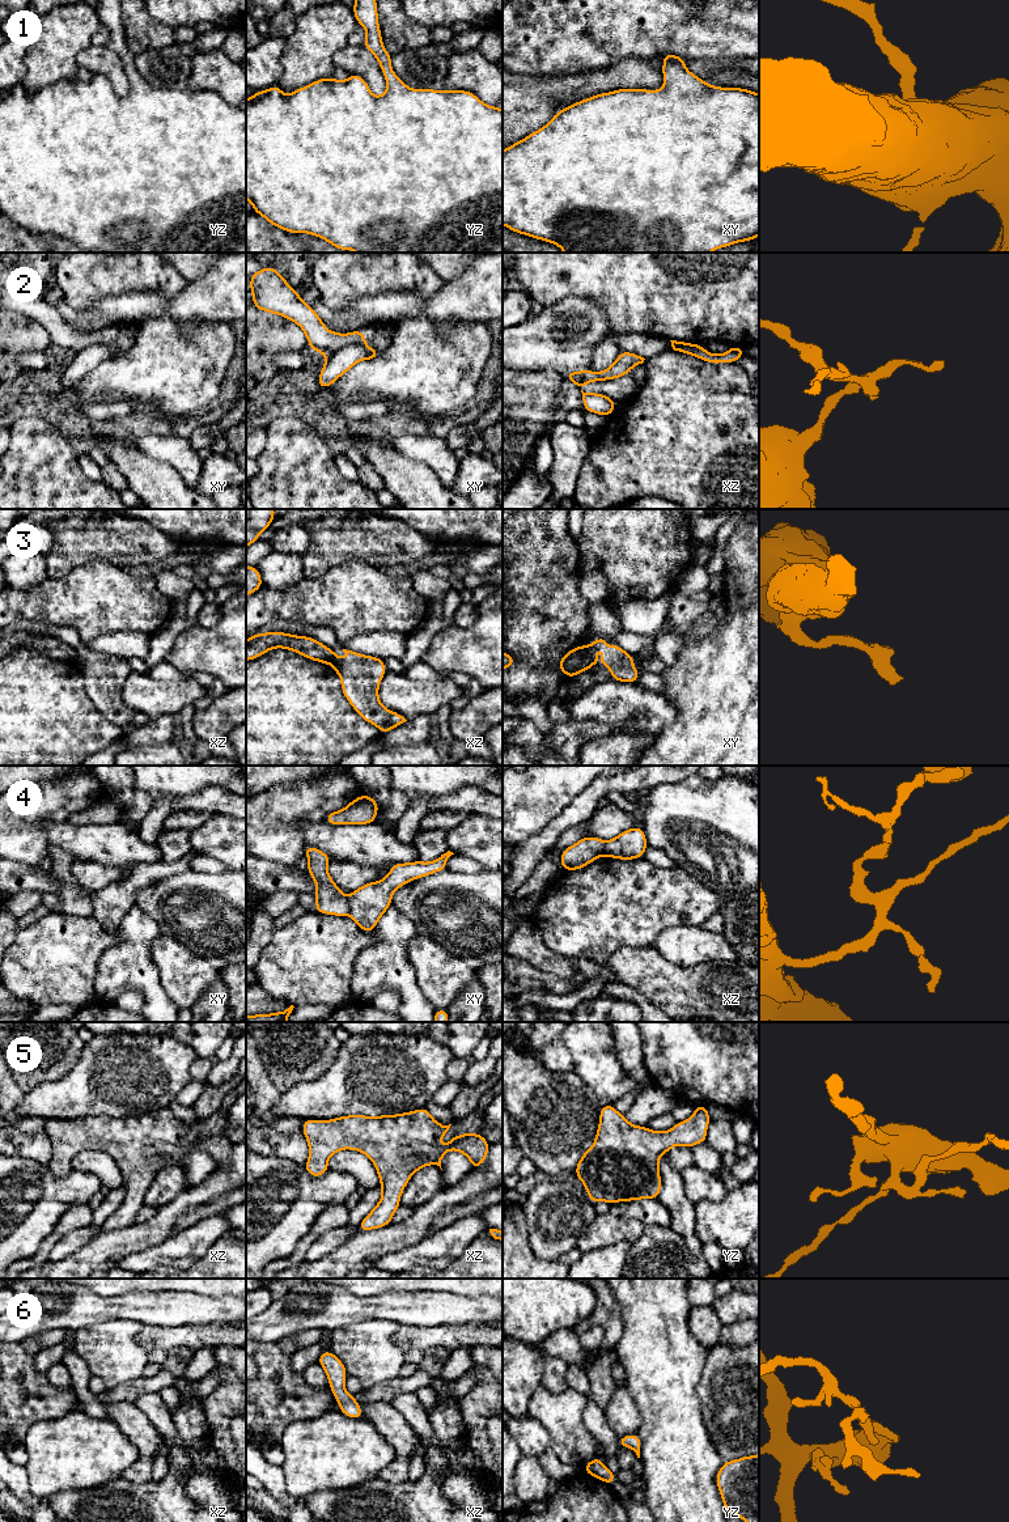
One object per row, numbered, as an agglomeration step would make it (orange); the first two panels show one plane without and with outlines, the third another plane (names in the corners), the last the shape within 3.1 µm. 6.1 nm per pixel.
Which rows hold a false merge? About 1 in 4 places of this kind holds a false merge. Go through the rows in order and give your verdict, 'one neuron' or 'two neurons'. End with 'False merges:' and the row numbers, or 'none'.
1: one neuron
2: two neurons
3: two neurons
4: two neurons
5: one neuron
6: one neuron
False merges: 2, 3, 4

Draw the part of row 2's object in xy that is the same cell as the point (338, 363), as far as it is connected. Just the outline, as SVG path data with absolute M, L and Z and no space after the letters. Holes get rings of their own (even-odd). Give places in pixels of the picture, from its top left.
M348 344L326 356L325 365L319 373L317 385L327 389L340 376L347 373L356 363L363 360L374 360L380 355L376 348L369 348L365 344Z

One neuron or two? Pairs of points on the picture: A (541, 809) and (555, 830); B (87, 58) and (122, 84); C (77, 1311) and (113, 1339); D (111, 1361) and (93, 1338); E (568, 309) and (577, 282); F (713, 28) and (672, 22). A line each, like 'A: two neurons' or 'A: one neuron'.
A: two neurons
B: one neuron
C: two neurons
D: one neuron
E: two neurons
F: one neuron

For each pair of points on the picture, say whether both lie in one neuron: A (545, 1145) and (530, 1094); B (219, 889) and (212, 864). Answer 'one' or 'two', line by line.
A: one
B: two

